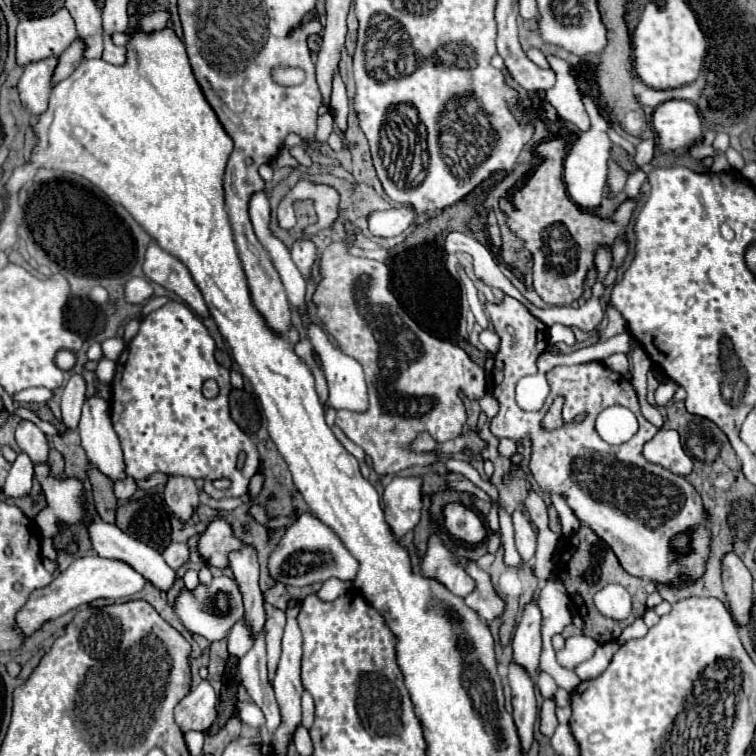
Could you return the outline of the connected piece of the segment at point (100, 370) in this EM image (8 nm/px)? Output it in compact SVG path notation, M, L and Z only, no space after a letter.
M103 358L103 360L99 362L95 374L97 374L99 380L103 380L103 382L111 382L111 380L113 380L113 374L115 374L115 362Z

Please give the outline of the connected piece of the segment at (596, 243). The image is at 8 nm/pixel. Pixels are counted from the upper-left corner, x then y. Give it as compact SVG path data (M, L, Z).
M561 128L553 138L547 138L541 144L537 144L533 148L533 152L541 158L539 166L527 176L523 186L511 194L511 198L501 198L499 200L499 208L505 214L505 222L507 222L509 230L523 240L523 248L527 252L531 252L531 256L533 256L533 288L551 306L569 306L573 300L579 300L583 296L587 274L589 274L589 270L595 268L597 250L599 248L613 248L617 238L627 242L627 226L629 226L629 220L633 216L635 206L641 200L641 194L635 196L635 198L623 200L607 220L589 212L589 210L579 208L567 196L565 184L563 184L563 158L565 158L565 152L567 152L567 142L565 140L569 136L571 136L571 132L567 128Z

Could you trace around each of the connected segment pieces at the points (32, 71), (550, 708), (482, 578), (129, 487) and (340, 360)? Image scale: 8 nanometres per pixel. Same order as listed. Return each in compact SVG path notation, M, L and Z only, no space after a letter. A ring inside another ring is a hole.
M45 58L37 60L33 64L25 66L25 72L17 84L19 96L27 108L27 112L39 116L41 112L47 110L47 100L51 92L51 76L55 70L57 58Z
M545 698L543 706L541 706L541 732L545 736L553 736L557 728L557 716L555 716L555 700L553 698Z
M475 562L465 564L465 572L473 576L475 580L475 590L465 598L465 603L473 608L483 622L489 622L503 612L503 600L497 596L497 592L491 586L489 574L485 570L479 570Z
M133 478L119 480L119 482L115 482L113 488L115 488L115 496L117 496L117 498L129 498L129 496L133 496L133 492L137 490Z
M311 324L309 340L311 340L311 344L315 346L315 350L321 358L325 378L327 378L327 384L329 384L329 398L323 404L323 408L325 410L329 410L329 408L343 410L345 408L345 410L353 410L353 412L363 412L367 408L367 386L365 386L361 364L357 360L353 360L351 356L345 356L341 350L337 350L319 324Z

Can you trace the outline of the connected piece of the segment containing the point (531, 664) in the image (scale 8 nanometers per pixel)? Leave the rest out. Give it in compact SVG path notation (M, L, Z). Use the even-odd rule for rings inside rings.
M537 600L525 606L525 614L517 624L513 636L513 662L523 666L525 672L533 678L539 668L541 654L541 612L537 608Z

